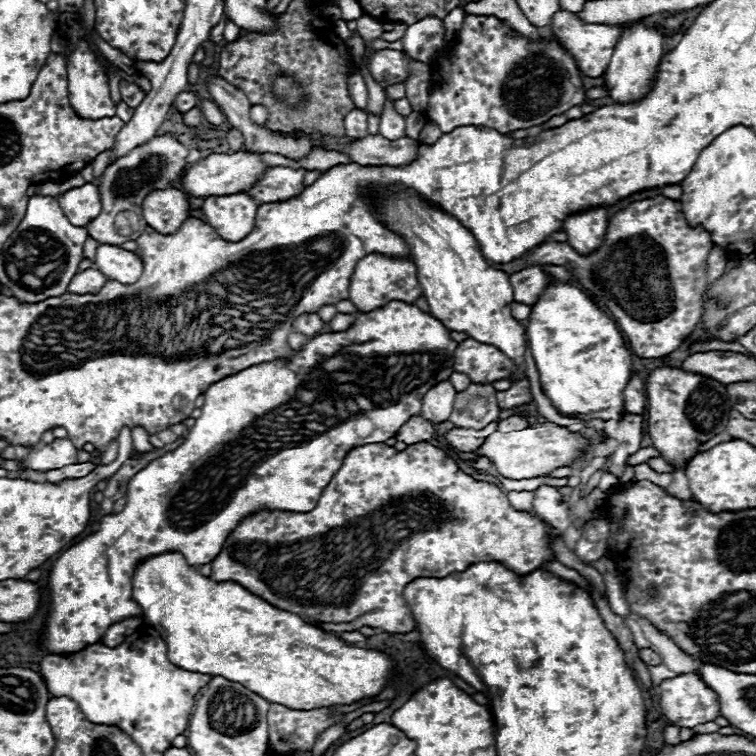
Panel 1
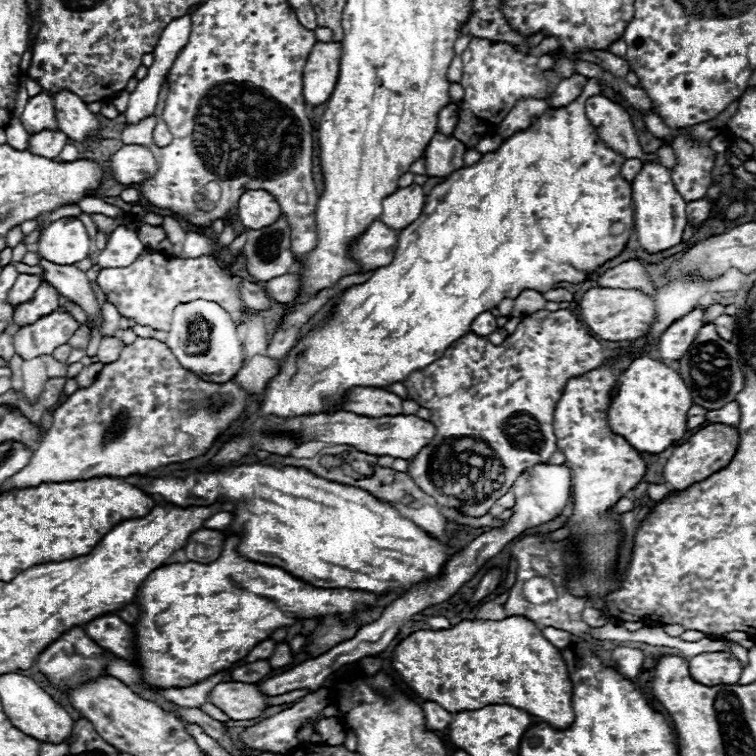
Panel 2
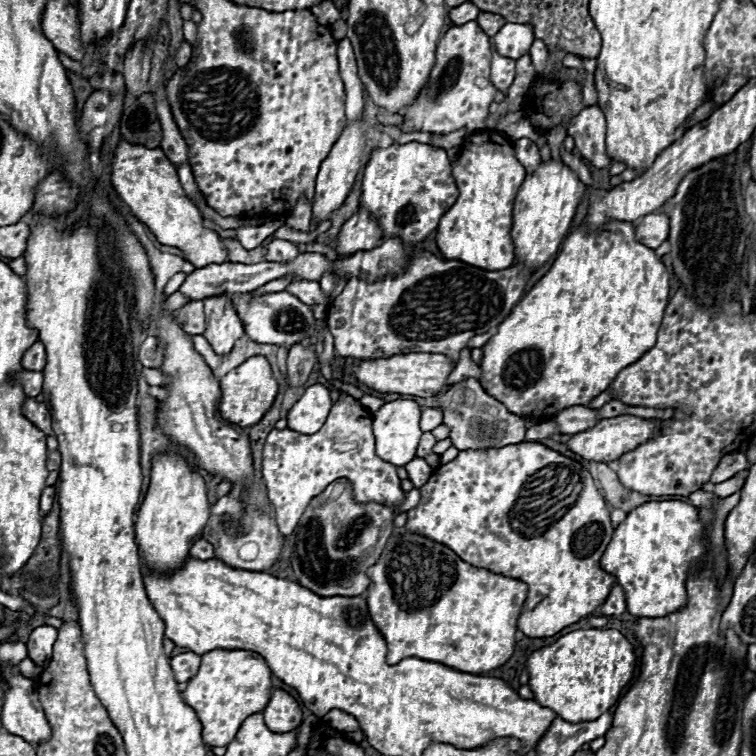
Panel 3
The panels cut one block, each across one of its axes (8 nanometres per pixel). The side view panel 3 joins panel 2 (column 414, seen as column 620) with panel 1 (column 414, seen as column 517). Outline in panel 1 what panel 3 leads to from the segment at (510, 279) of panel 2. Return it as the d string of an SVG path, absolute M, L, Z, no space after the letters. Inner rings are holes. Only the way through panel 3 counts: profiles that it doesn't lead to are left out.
M392 300L388 302L384 308L372 310L368 314L364 312L356 312L356 322L350 330L346 332L332 332L332 334L318 334L314 336L300 352L294 354L294 358L286 364L286 362L264 362L258 366L250 366L234 376L228 376L216 384L212 384L206 390L206 402L202 406L202 416L196 420L196 424L190 428L188 438L174 450L164 454L158 460L152 460L144 470L140 470L138 474L134 474L134 478L128 482L126 494L128 494L128 502L124 506L124 510L120 514L108 514L102 518L100 522L100 530L92 536L86 536L82 542L78 542L76 546L68 548L52 566L52 572L48 576L48 588L50 588L50 614L46 618L44 624L44 646L50 652L56 654L68 654L68 652L78 652L82 648L86 648L88 644L96 644L102 640L104 632L108 630L108 626L112 626L114 622L120 622L124 618L130 616L142 616L140 606L134 602L132 598L132 584L130 584L130 576L136 568L136 564L148 556L154 554L162 554L162 552L182 552L186 562L190 566L200 566L206 562L212 562L218 552L222 550L222 544L226 540L226 536L238 526L238 522L248 516L250 512L258 510L258 508L270 508L270 510L290 510L290 512L310 512L314 510L322 490L328 486L330 478L338 472L338 468L342 466L344 456L348 454L350 448L354 446L364 446L364 444L374 444L374 442L386 442L388 438L392 438L402 424L408 422L410 416L420 414L422 408L422 396L438 382L448 380L454 364L454 350L456 350L454 340L450 340L450 332L444 328L442 322L438 322L436 318L432 318L430 314L424 314L422 310L418 310L414 304L406 304L406 302L398 302ZM360 416L368 416L374 424L374 432L368 438L360 438L356 436L356 420Z

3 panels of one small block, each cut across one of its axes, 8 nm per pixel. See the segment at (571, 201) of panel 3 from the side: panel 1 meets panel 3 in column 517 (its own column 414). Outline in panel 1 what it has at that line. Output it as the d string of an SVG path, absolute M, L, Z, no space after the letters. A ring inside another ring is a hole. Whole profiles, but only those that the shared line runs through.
M404 190L382 196L378 216L410 244L412 260L418 268L418 282L424 288L426 300L430 304L430 314L450 332L464 332L468 338L498 348L516 366L508 380L524 380L526 336L524 324L514 320L510 314L512 286L504 272L486 264L474 236L438 206L428 206L418 196Z

